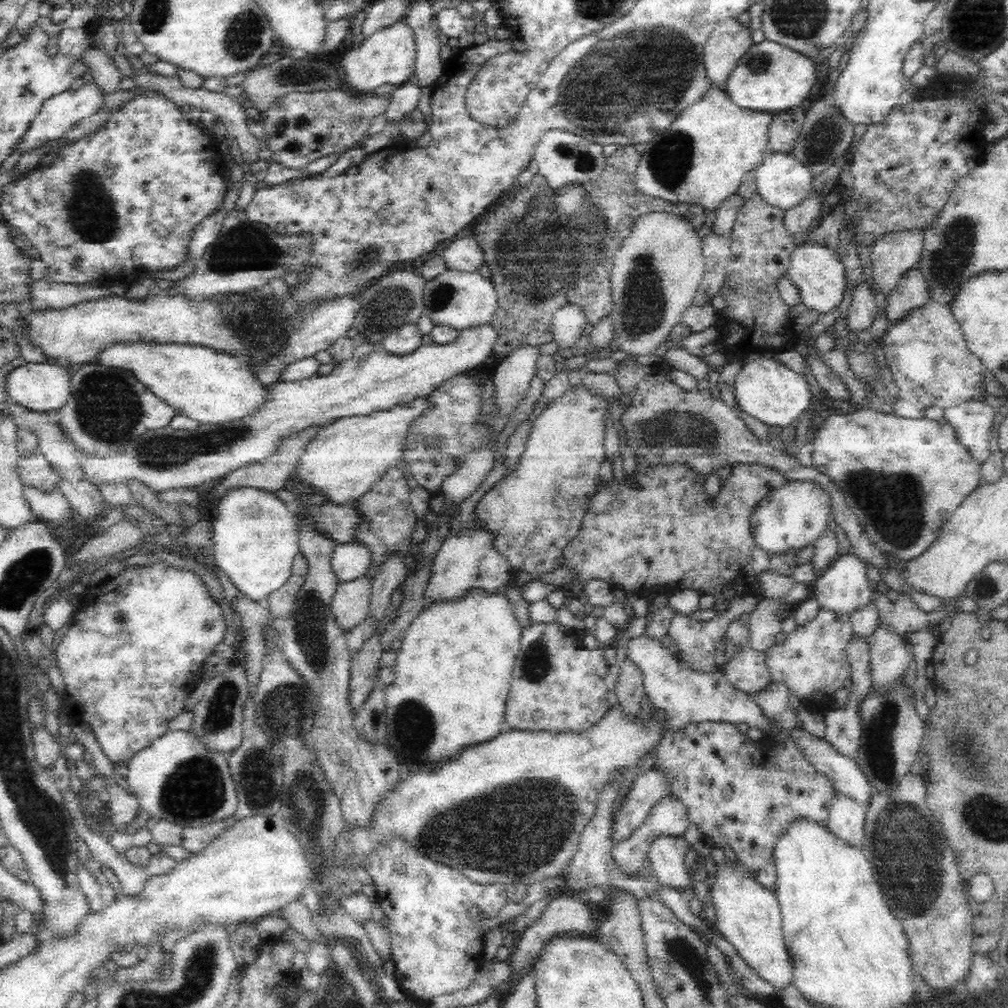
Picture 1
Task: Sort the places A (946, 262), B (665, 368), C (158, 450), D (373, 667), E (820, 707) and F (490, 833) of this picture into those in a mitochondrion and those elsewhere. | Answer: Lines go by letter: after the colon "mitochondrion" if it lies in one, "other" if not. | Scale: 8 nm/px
A: mitochondrion
B: other
C: mitochondrion
D: other
E: other
F: mitochondrion

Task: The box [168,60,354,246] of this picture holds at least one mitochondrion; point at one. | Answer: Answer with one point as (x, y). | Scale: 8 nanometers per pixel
(310, 75)

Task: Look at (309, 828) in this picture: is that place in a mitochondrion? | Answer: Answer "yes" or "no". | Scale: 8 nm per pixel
yes

